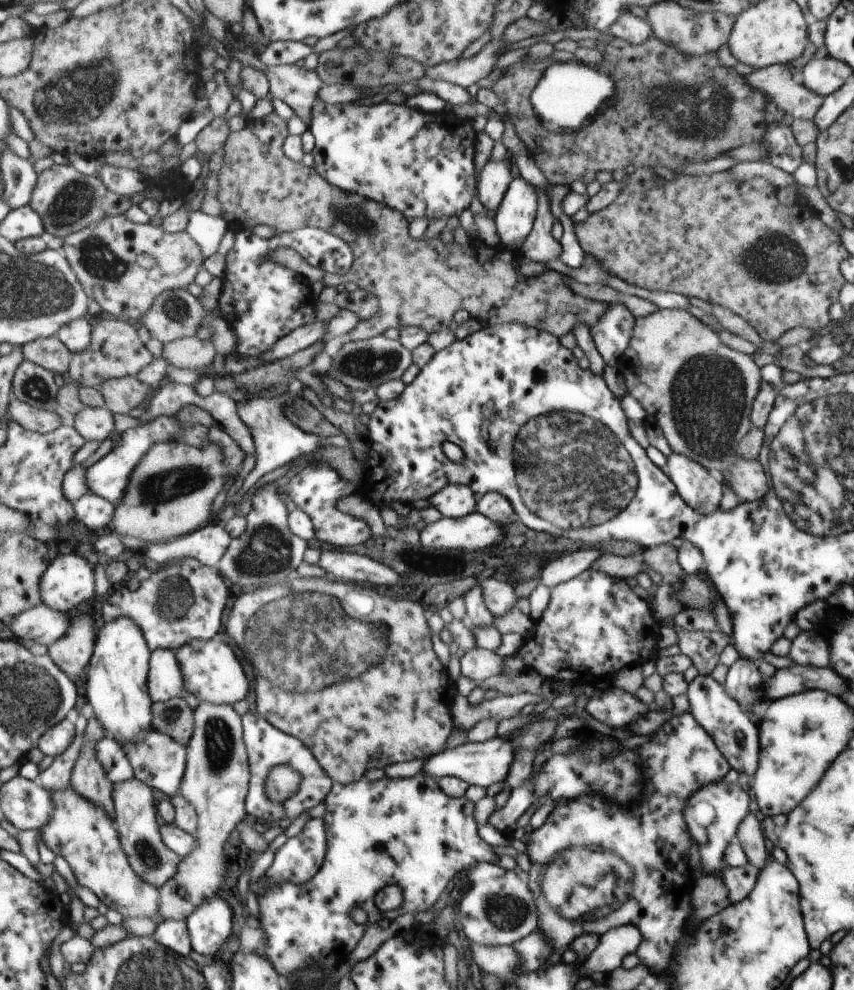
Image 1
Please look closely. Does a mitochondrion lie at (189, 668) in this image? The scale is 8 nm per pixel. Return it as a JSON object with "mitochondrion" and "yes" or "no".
{"mitochondrion":"no"}

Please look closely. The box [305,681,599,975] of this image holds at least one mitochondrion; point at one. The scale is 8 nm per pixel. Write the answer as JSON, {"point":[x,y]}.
{"point":[504,912]}

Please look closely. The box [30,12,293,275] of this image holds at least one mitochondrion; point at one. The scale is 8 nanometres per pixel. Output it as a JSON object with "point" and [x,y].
{"point":[78,92]}

